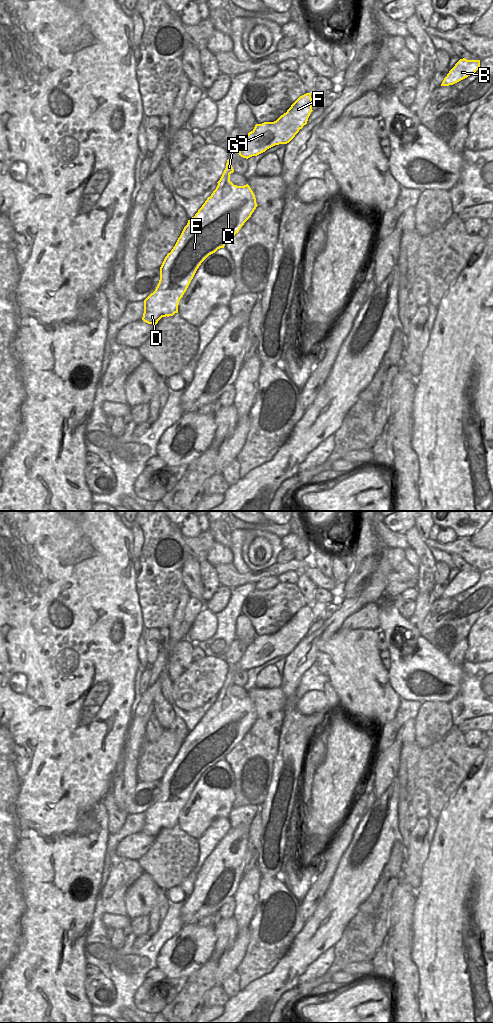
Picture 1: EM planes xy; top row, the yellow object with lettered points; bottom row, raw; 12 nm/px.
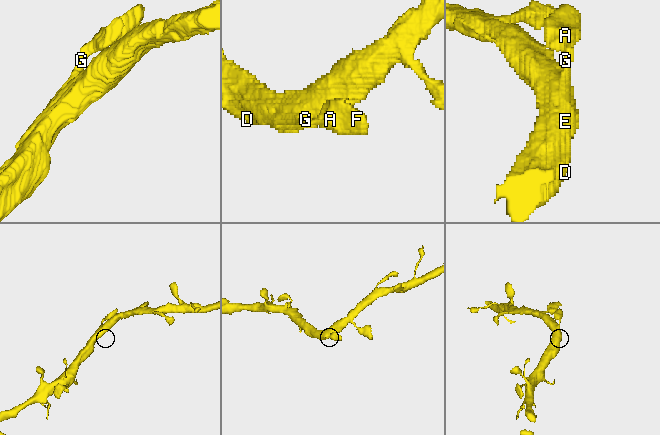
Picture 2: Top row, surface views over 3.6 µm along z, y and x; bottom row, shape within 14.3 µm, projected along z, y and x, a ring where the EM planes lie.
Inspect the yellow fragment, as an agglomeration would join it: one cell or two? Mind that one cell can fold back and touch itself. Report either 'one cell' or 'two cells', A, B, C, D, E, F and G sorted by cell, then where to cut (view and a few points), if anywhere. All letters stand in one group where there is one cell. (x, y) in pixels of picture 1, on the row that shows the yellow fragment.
one cell | A B C D E F G | no cut

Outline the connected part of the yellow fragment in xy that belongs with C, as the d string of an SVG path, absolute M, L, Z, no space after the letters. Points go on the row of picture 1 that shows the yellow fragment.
M228 159L216 189L195 216L188 220L175 246L165 257L160 267L159 283L155 291L144 300L142 317L144 322L156 325L162 317L178 313L179 301L201 263L218 249L224 248L258 206L255 195L248 184L237 186L230 181L230 174L233 172L232 162Z

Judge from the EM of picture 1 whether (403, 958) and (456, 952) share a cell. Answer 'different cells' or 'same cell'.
different cells

